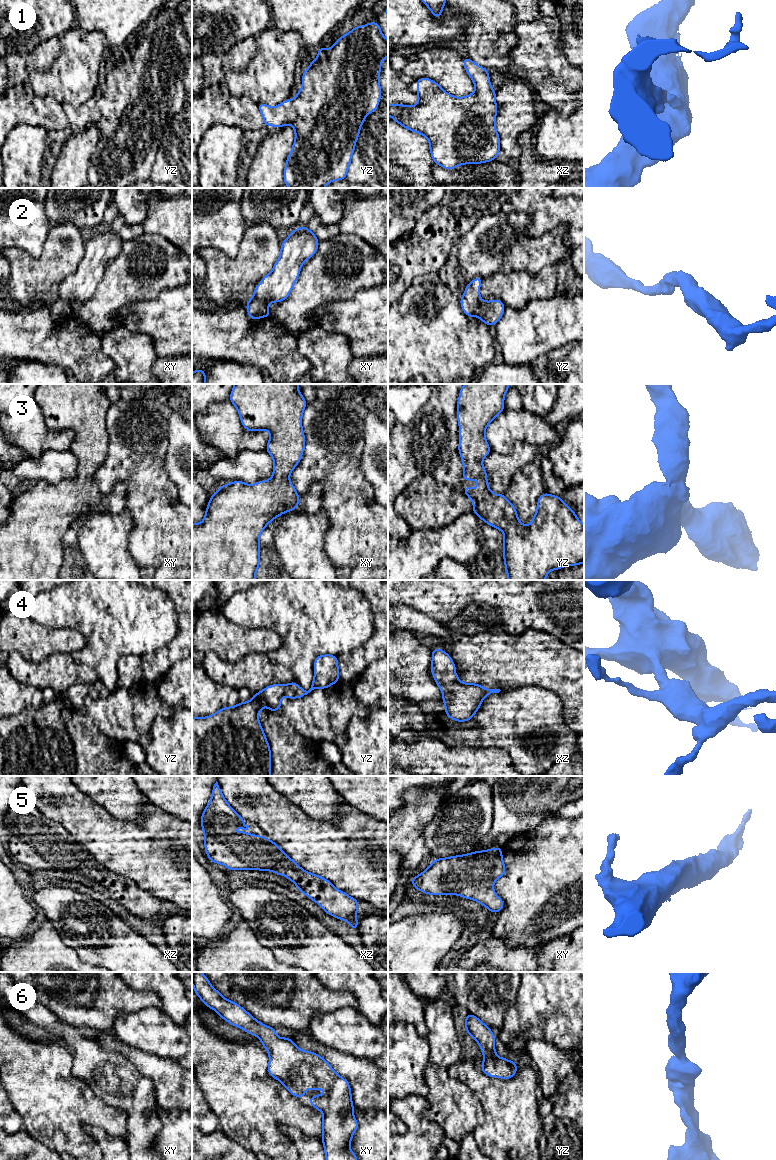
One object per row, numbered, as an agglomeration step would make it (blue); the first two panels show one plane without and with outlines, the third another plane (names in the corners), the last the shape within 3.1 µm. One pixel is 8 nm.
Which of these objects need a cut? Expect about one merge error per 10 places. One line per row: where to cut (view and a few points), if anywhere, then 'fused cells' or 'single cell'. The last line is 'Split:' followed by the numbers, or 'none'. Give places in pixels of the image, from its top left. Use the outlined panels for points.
1: no cut; single cell
2: no cut; single cell
3: no cut; single cell
4: no cut; single cell
5: no cut; single cell
6: no cut; single cell
Split: none

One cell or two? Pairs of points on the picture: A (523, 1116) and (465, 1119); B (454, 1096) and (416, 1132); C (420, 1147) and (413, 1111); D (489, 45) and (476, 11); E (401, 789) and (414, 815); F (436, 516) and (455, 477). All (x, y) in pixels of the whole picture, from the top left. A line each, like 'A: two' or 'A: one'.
A: two
B: two
C: one
D: one
E: two
F: two

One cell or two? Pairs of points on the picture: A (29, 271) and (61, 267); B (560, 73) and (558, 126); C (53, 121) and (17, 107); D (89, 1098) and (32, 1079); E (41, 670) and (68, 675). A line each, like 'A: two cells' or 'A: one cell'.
A: one cell
B: two cells
C: one cell
D: one cell
E: one cell

